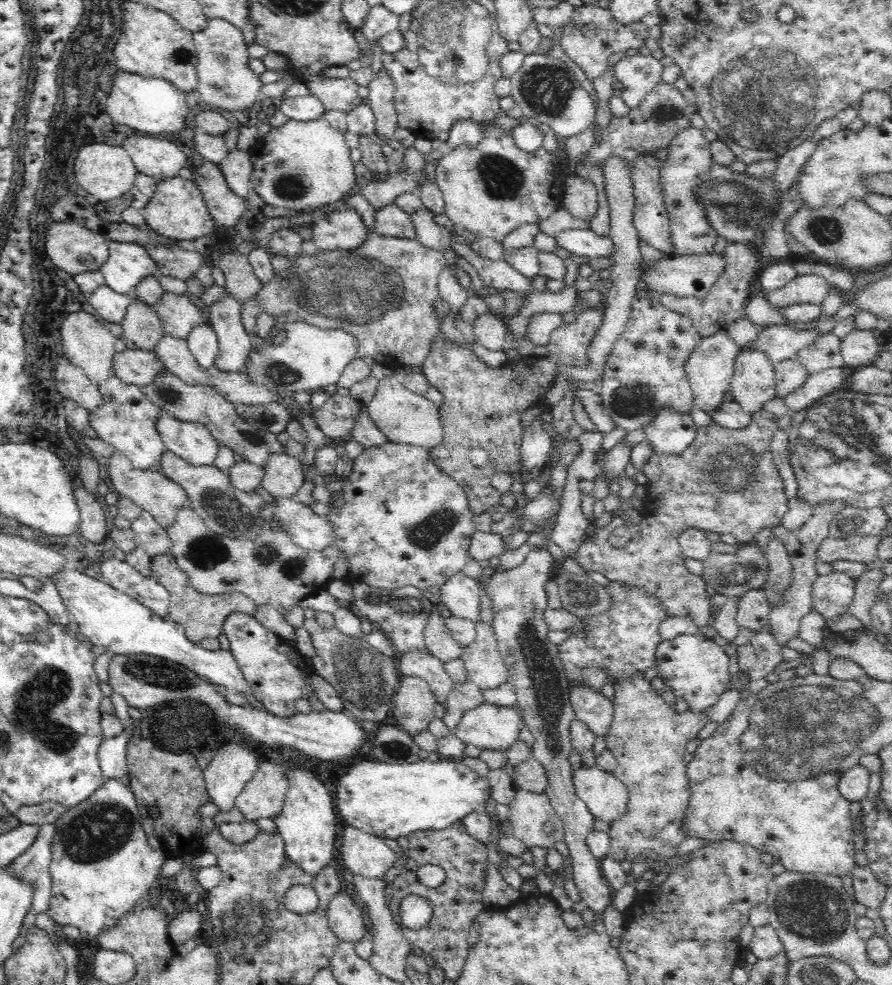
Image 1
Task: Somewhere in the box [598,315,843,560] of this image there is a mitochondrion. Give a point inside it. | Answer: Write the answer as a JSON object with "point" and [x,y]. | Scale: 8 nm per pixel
{"point":[738,469]}

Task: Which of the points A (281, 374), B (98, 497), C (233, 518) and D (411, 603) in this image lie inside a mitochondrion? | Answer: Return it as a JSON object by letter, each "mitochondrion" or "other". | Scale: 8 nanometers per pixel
{"A":"mitochondrion","B":"other","C":"mitochondrion","D":"mitochondrion"}

